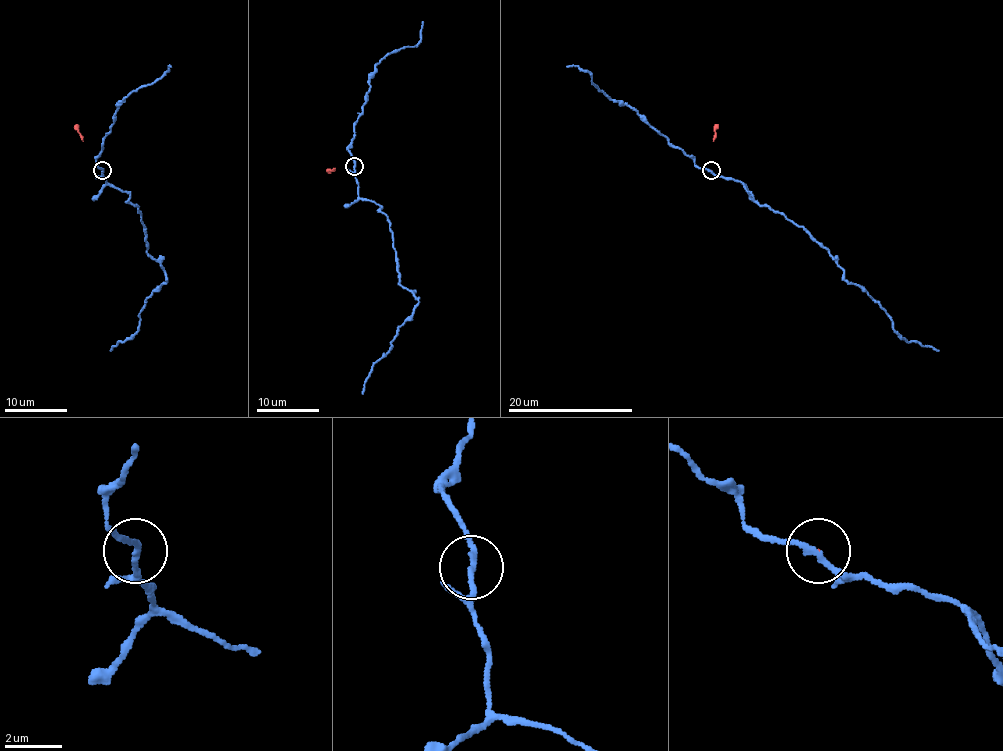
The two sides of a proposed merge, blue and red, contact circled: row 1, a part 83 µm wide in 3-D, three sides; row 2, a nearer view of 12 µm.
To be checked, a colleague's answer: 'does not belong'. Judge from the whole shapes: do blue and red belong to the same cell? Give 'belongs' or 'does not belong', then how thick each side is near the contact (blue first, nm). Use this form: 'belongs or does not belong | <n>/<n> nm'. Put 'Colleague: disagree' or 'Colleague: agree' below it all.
does not belong | 190/30 nm
Colleague: agree

